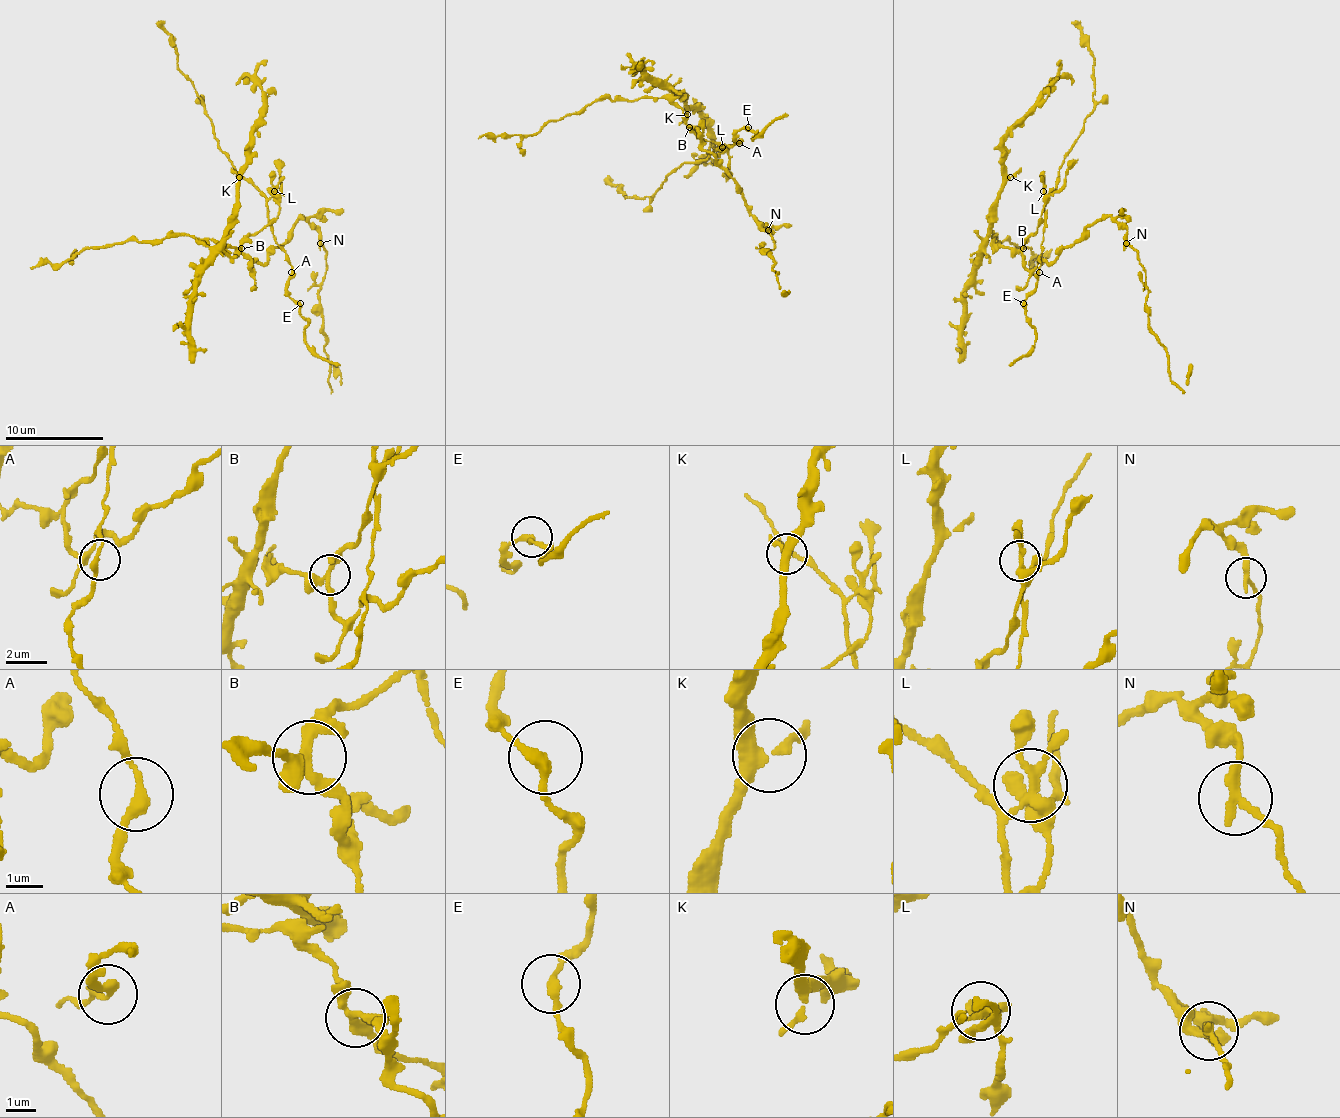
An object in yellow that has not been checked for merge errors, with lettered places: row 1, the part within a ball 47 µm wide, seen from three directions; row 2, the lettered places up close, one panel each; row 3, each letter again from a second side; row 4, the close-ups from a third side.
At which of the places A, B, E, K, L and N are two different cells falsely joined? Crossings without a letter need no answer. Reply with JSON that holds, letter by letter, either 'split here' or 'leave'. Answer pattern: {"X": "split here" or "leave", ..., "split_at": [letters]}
{"A": "leave", "B": "leave", "E": "leave", "K": "leave", "L": "split here", "N": "split here", "split_at": ["L", "N"]}

